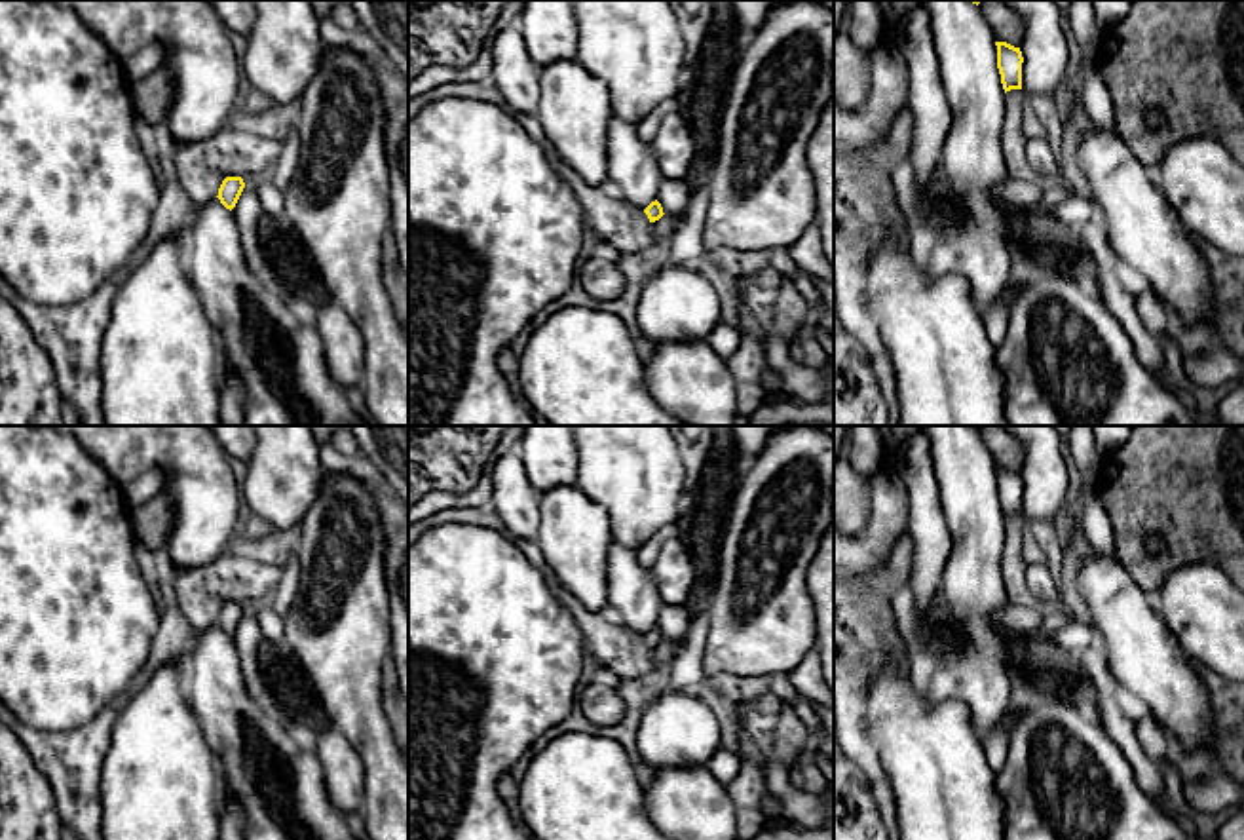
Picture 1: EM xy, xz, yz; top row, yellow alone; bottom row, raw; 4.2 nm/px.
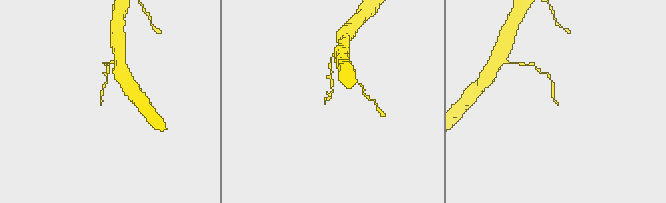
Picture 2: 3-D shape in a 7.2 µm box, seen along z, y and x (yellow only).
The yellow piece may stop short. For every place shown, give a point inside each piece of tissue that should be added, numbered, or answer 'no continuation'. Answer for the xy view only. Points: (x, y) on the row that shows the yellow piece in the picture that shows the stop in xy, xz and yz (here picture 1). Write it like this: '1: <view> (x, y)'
no continuation

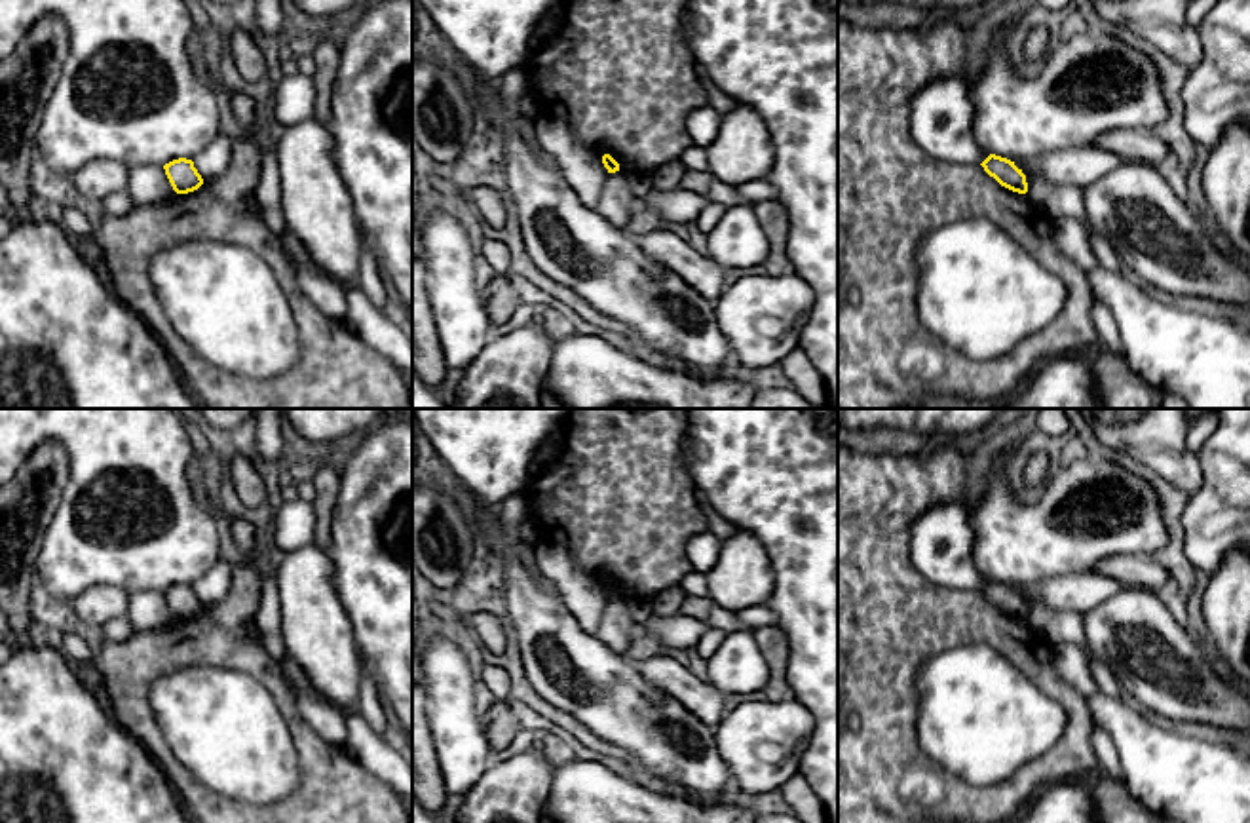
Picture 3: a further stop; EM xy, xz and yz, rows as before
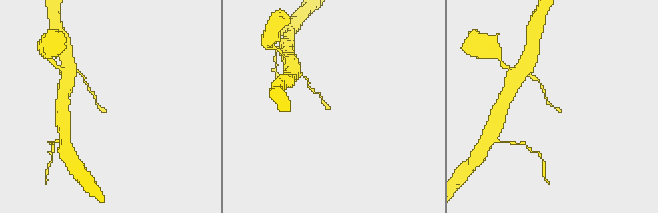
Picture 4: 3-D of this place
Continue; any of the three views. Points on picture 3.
1: yz (1055, 200)

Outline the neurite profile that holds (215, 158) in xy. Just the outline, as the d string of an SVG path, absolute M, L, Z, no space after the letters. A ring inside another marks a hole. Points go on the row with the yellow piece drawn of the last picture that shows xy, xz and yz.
M220 131L209 146L192 158L192 162L203 181L218 177L232 162L230 137Z

